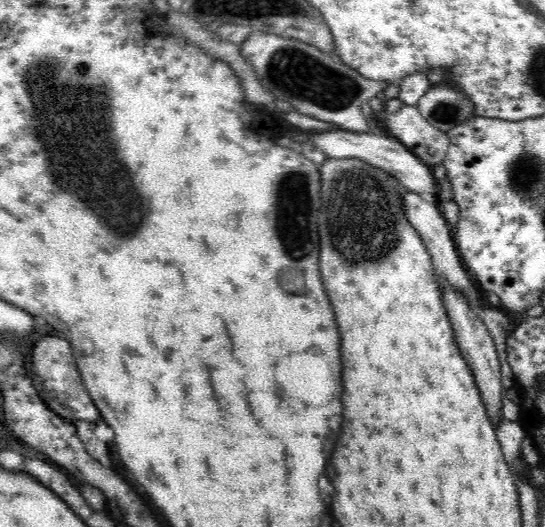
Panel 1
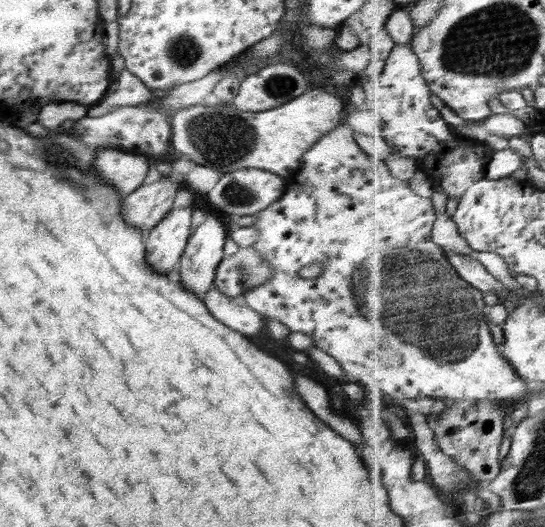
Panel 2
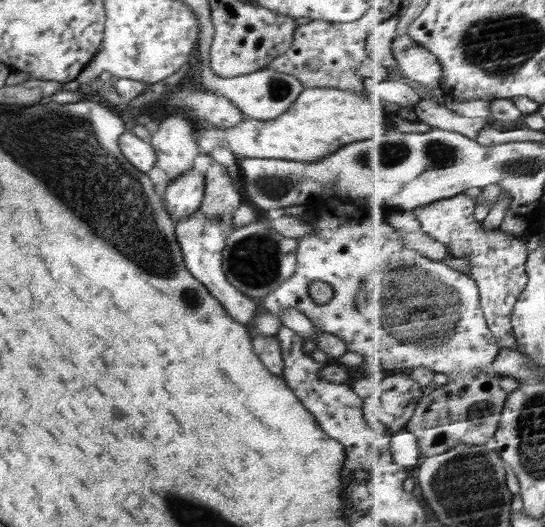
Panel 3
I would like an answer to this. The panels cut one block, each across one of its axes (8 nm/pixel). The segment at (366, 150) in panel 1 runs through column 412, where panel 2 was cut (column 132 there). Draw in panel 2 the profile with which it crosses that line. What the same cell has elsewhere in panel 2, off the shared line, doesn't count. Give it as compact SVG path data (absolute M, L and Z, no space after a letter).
M113 145L100 148L94 170L104 182L118 188L122 197L128 196L146 182L149 157L138 152L126 152Z

